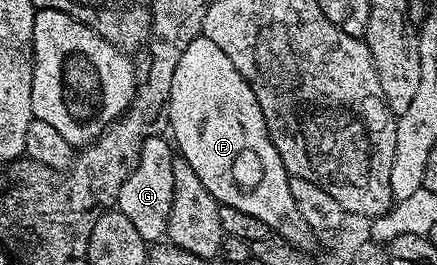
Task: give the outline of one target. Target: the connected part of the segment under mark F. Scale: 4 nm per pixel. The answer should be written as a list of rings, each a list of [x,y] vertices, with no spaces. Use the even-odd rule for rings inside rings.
[[[203,34],[186,46],[186,54],[182,54],[174,70],[168,123],[179,155],[198,174],[217,204],[254,214],[254,218],[266,222],[275,235],[294,247],[309,247],[314,233],[306,218],[298,214],[298,206],[294,206],[289,174],[268,133],[262,106],[258,106],[248,80],[234,70],[234,62]]]

